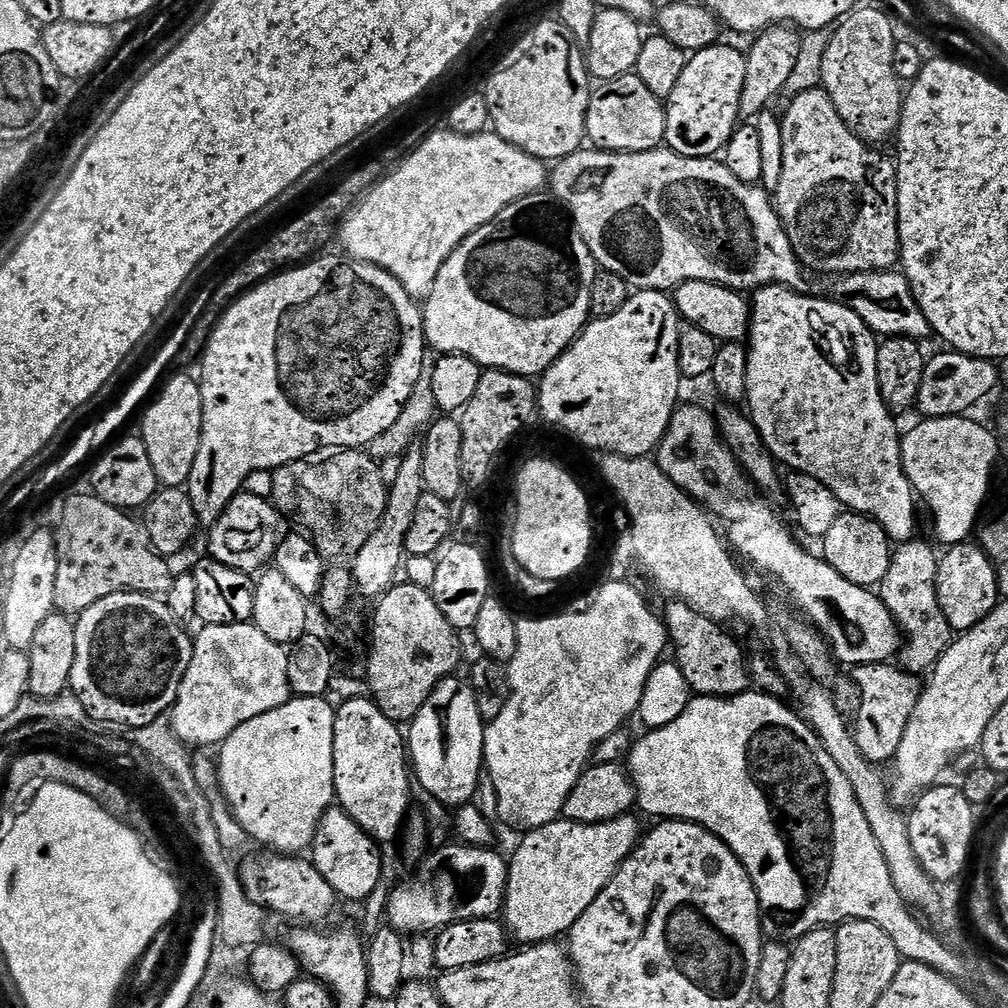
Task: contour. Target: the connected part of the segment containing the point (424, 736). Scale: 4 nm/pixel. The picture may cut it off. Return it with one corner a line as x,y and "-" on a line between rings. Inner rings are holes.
453,674
445,678
440,685
426,698
422,710
410,721
409,732
406,732
406,752
410,757
410,768
420,779
420,784
436,800
451,806
463,806
477,795
479,776
486,764
486,722
480,717
476,695
467,679
459,680

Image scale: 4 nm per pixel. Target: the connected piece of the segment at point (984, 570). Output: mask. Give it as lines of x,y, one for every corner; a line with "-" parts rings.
965,542
954,544
948,552
939,557
938,578
938,606
942,606
942,614
946,614
946,622
950,622
953,633
969,632
982,618
986,618
1000,603
1000,583
996,577
996,567
992,560
984,553
979,543

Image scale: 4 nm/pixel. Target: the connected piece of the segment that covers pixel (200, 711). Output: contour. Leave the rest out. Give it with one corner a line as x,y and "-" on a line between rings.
251,622
247,624
206,624
199,630
201,632
195,633
194,636
190,666
182,678
182,686
178,686
178,698
176,703
173,704
170,713
171,730
179,740
188,746
194,746
194,744
213,744
213,746
219,746
223,744
226,737
234,734
234,730
238,730
238,726
250,722
250,718
258,718
258,714
266,714
270,710
282,706
290,699
292,687
288,681
288,648
278,642
270,642
270,638
266,638
266,634
262,634
262,630
258,630
255,624

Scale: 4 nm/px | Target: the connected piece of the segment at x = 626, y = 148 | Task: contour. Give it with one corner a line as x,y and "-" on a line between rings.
635,74
603,81
593,91
586,114
586,140
602,152
645,152
665,143
665,105

